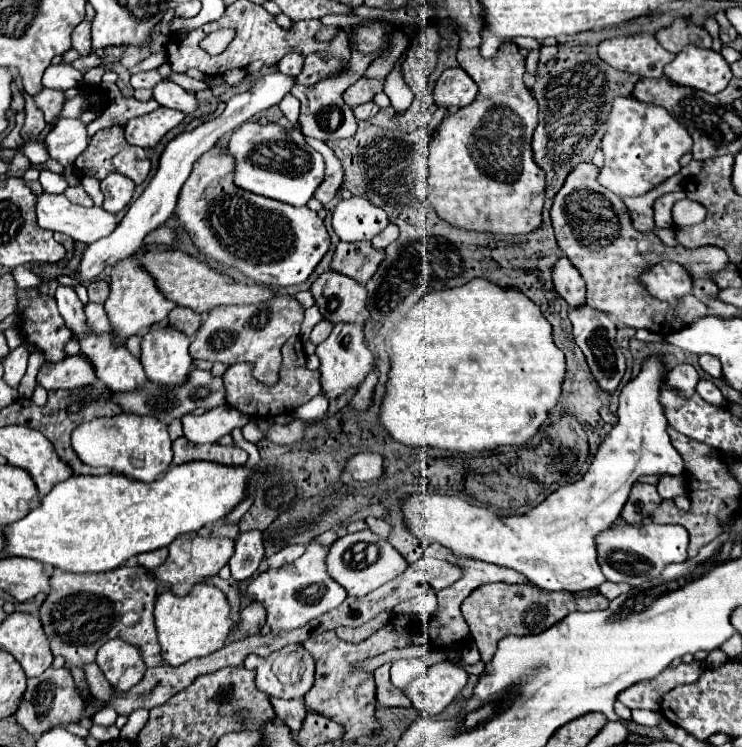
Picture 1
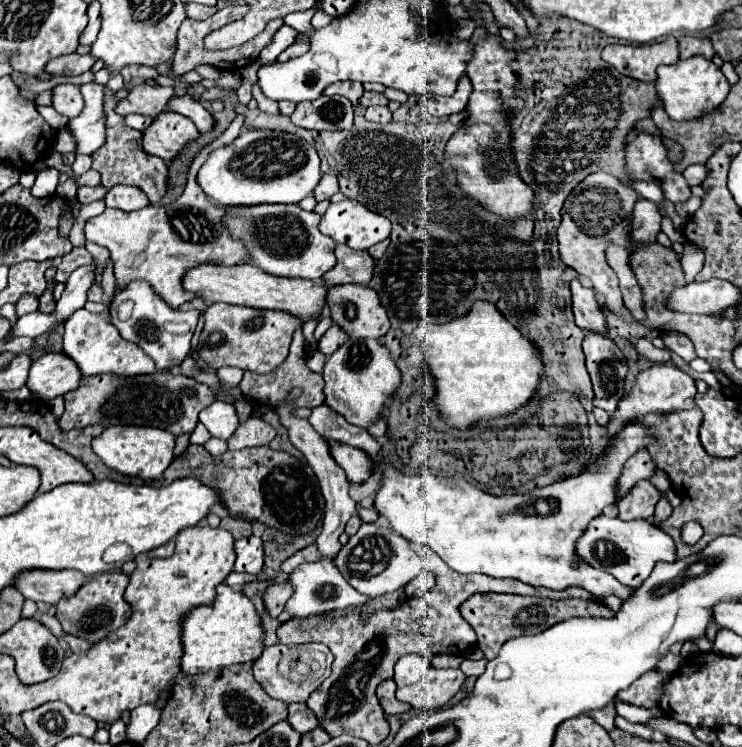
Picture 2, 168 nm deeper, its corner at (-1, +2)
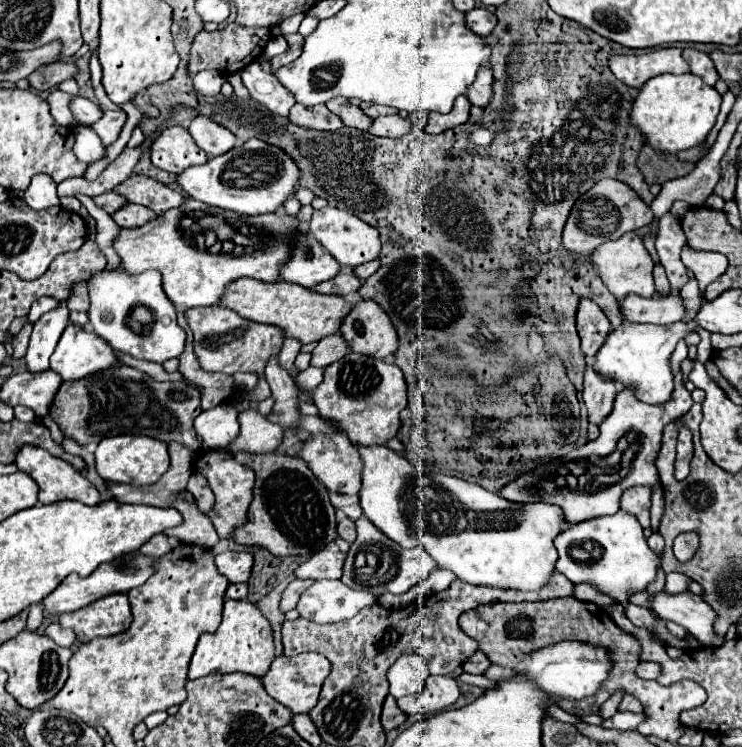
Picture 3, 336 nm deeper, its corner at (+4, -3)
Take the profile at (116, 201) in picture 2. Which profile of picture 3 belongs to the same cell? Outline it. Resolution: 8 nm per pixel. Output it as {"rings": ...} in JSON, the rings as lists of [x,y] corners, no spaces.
{"rings":[[[125,205],[125,209],[119,209],[113,215],[113,221],[117,221],[119,227],[123,229],[135,229],[135,227],[143,227],[149,221],[153,221],[157,215],[151,209],[145,209],[143,205]]]}

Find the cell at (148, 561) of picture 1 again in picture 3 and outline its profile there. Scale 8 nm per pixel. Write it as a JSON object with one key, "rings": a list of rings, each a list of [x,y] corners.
{"rings":[[[157,533],[157,535],[153,535],[145,545],[141,545],[139,551],[145,553],[145,555],[151,555],[151,557],[163,557],[165,553],[171,551],[171,545],[169,545],[167,535]]]}

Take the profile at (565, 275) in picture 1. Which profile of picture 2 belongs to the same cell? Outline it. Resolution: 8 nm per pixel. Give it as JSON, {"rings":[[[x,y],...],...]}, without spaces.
{"rings":[[[578,278],[570,282],[570,290],[572,290],[572,310],[576,316],[576,324],[582,330],[606,334],[604,312],[596,300],[594,290],[584,286]]]}

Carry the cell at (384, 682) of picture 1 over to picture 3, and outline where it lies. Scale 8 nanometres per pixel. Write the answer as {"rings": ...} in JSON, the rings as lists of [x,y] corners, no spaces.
{"rings":[[[387,697],[383,703],[383,713],[381,713],[381,723],[387,731],[399,727],[401,723],[405,723],[407,715],[397,707],[397,701],[393,697]]]}

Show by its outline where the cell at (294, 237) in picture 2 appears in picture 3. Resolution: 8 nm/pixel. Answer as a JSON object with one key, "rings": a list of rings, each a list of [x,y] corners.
{"rings":[[[301,233],[301,241],[297,241],[297,253],[293,253],[293,261],[285,265],[281,271],[283,279],[289,283],[297,283],[301,287],[313,287],[317,283],[329,281],[339,273],[341,265],[317,245],[311,233]]]}

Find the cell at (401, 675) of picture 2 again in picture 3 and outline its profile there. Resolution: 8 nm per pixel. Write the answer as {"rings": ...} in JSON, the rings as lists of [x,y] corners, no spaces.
{"rings":[[[403,653],[387,671],[389,695],[395,699],[403,695],[417,695],[423,691],[427,677],[427,661],[419,653]]]}

